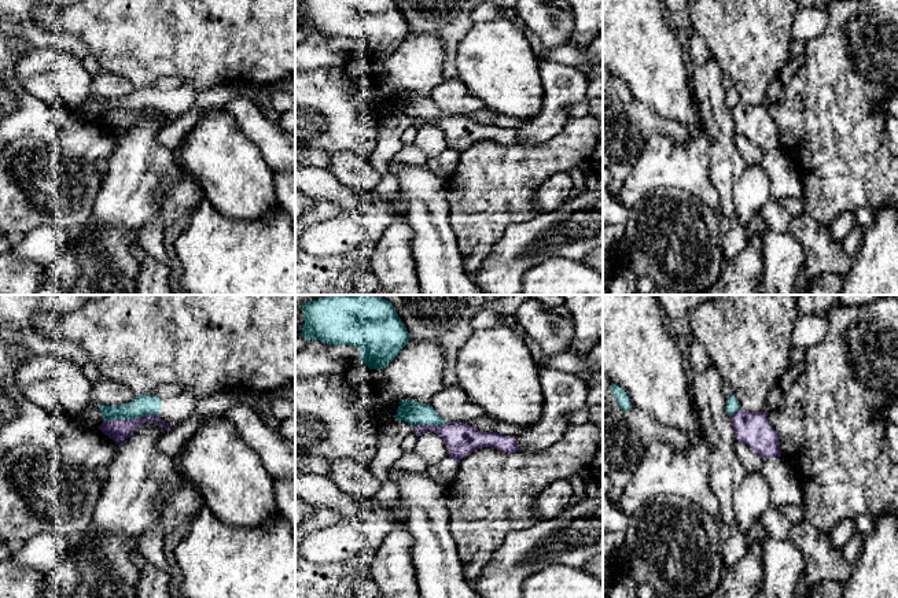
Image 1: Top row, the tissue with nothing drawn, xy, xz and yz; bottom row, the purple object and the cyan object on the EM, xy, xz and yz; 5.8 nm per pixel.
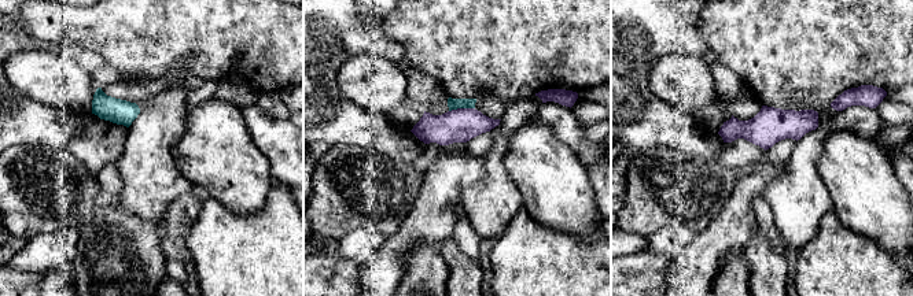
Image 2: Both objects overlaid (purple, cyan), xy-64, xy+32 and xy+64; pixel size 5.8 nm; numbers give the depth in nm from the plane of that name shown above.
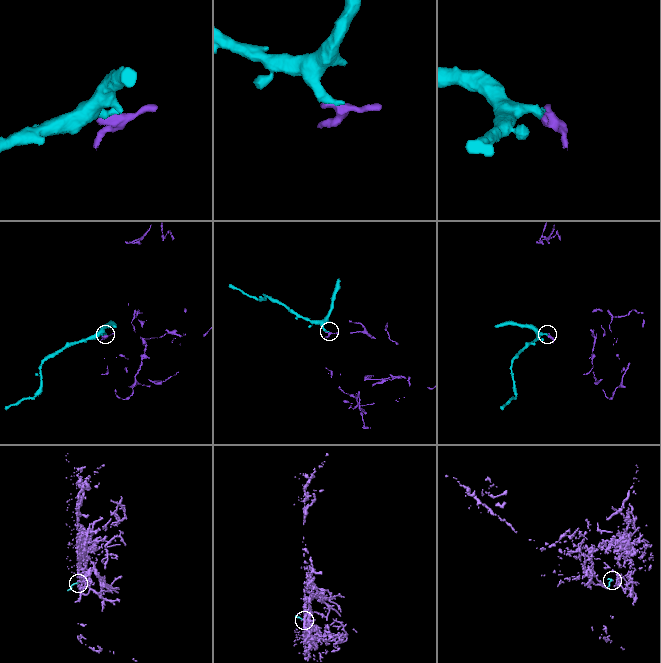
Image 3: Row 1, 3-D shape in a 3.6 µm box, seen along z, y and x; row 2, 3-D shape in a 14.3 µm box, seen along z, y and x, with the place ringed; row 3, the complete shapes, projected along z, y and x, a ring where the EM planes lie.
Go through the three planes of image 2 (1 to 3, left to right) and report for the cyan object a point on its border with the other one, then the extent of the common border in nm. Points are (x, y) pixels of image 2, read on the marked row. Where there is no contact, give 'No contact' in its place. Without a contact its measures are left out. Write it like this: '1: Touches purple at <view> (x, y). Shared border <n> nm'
1: No contact
2: Touches purple at xy+32 (461, 108). Shared border 150 nm
3: No contact

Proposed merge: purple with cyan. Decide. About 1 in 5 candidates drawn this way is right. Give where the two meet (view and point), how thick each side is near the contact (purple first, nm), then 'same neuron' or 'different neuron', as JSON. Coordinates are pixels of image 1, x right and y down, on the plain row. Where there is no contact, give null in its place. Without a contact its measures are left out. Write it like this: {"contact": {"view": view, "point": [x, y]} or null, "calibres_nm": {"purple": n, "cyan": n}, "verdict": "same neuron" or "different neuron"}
{"contact": {"view": "xy", "point": [131, 111]}, "calibres_nm": {"purple": 130, "cyan": 120}, "verdict": "different neuron"}

